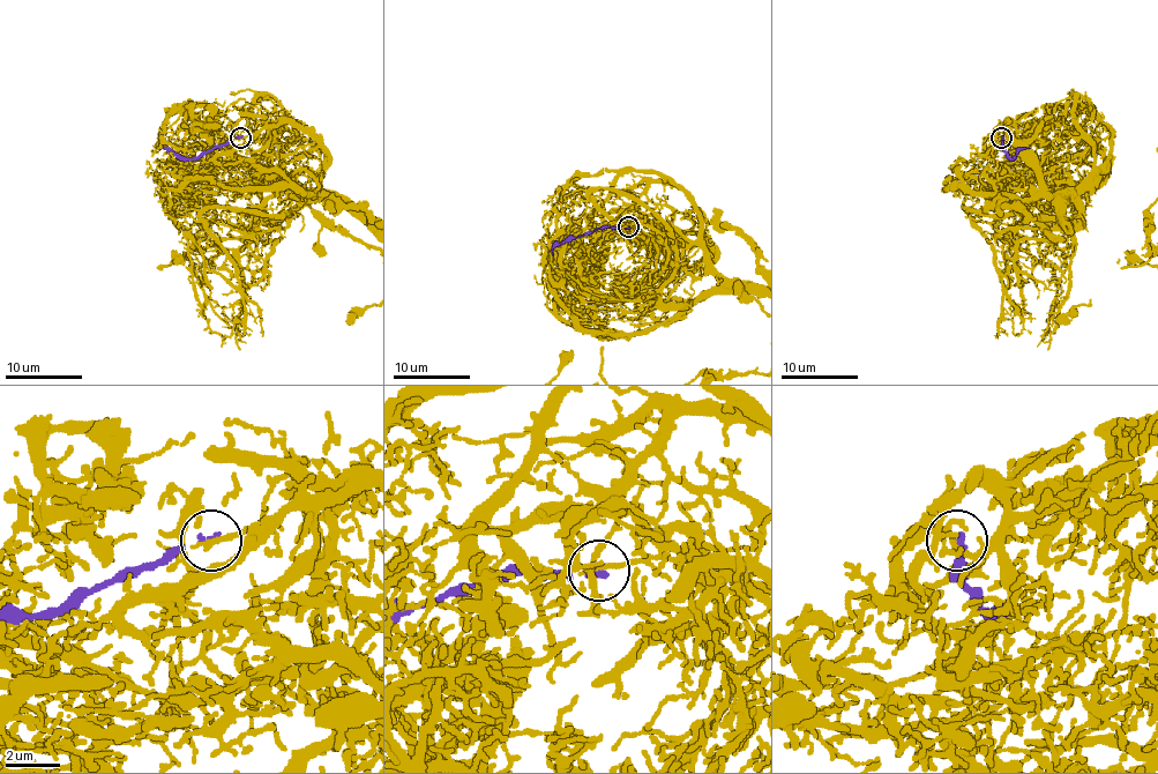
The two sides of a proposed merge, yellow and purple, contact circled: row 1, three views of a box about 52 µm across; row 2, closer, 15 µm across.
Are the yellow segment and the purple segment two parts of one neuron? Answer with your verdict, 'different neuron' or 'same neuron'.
different neuron

